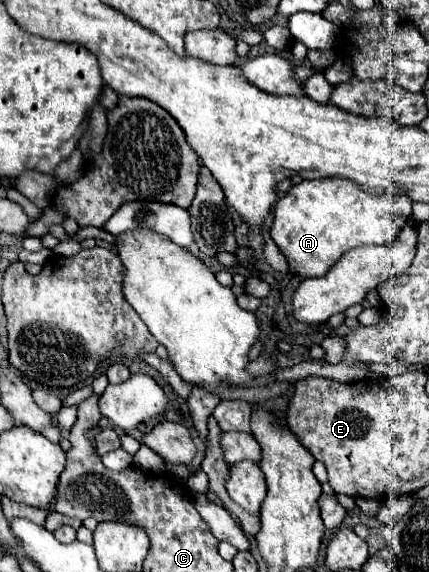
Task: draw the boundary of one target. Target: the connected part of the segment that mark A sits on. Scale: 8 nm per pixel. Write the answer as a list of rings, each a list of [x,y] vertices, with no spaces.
[[[312,179],[294,185],[278,199],[270,237],[286,257],[292,271],[300,277],[322,277],[348,249],[390,243],[392,237],[400,233],[410,213],[412,199],[406,195],[372,197],[348,179]]]

